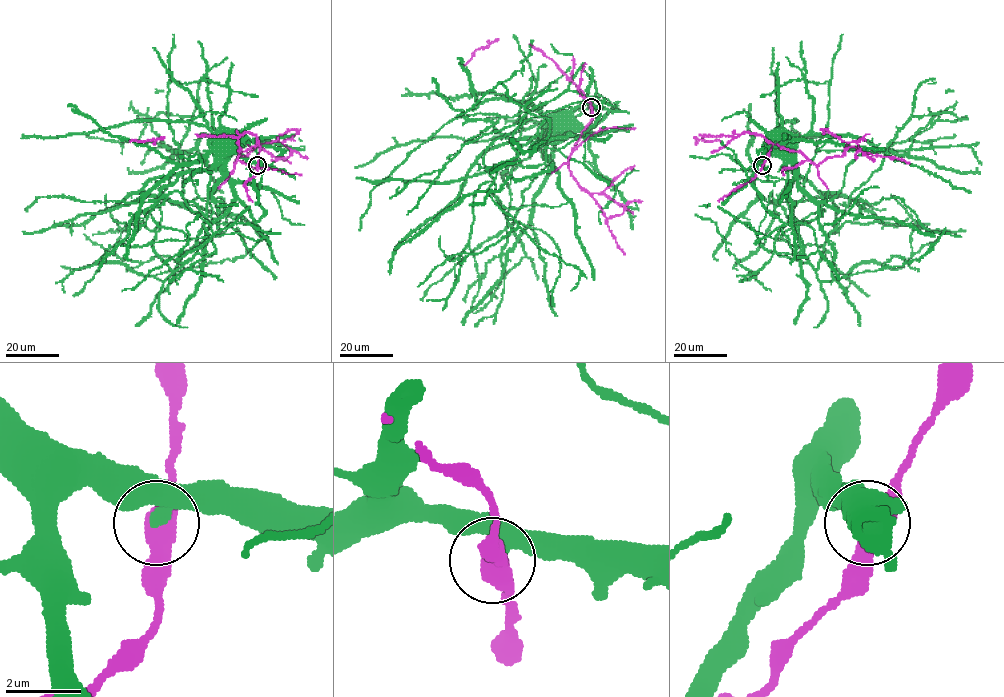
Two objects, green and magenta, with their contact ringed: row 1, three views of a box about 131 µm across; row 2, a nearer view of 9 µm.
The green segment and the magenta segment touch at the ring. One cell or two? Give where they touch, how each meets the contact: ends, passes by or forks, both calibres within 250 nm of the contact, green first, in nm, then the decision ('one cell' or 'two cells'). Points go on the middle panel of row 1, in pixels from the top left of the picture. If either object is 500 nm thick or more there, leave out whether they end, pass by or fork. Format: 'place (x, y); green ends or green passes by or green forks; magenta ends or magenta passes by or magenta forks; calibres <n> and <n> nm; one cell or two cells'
place (591, 107); calibres 360 and 550 nm; one cell

